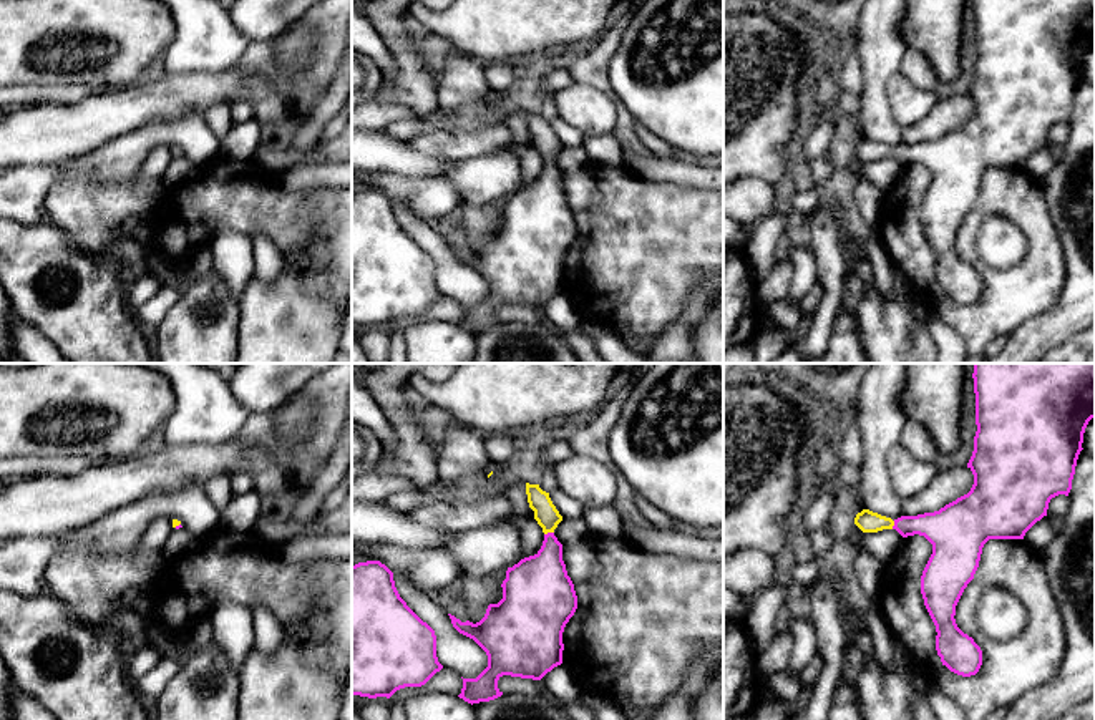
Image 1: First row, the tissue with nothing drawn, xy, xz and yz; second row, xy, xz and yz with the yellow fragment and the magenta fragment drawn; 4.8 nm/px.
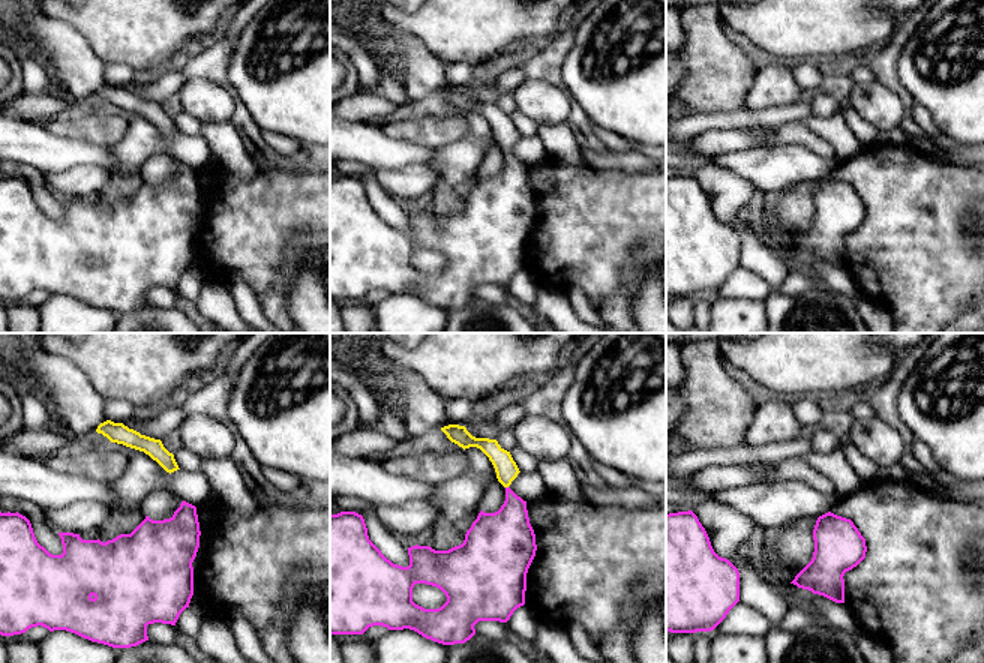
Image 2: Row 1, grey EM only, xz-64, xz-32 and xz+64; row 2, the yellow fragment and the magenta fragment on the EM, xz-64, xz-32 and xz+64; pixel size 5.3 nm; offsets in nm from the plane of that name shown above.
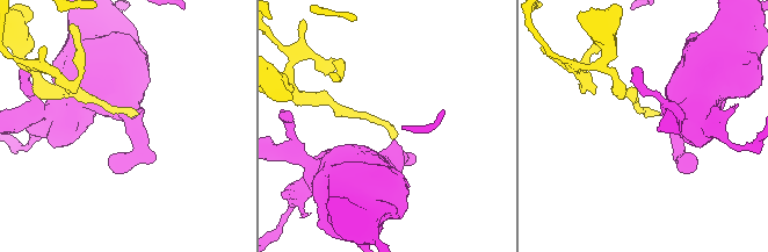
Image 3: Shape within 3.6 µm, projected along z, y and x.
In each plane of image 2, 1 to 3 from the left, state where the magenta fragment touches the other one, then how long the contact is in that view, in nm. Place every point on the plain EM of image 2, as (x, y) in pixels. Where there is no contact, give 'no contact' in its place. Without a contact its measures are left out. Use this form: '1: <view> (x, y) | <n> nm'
1: no contact
2: no contact
3: no contact

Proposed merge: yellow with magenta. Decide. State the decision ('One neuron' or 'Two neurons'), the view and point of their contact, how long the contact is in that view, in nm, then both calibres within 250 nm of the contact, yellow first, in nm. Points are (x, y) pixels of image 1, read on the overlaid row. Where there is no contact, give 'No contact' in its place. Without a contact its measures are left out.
One neuron. Touches yellow at xz (548, 531). Shared border 50 nm. Thickness 120 nm (yellow) against 260 nm

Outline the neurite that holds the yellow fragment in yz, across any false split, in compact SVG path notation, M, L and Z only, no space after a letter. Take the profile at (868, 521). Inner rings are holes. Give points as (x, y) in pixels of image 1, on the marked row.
M974 363L976 425L974 451L967 468L974 474L971 491L939 511L891 519L863 509L854 524L863 533L896 529L903 538L924 536L932 544L932 554L921 576L924 606L936 625L936 650L942 665L951 672L971 677L982 665L982 650L972 637L956 624L956 606L974 579L982 547L989 539L1024 539L1025 533L1044 516L1049 503L1058 494L1068 496L1077 460L1083 443L1083 433L1095 418L1095 363Z

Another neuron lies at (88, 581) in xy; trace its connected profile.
M161 516L144 531L141 542L129 552L111 551L65 551L51 557L45 569L50 596L68 602L76 615L95 625L113 622L111 601L128 589L149 589L166 567L161 547L173 529L173 519Z

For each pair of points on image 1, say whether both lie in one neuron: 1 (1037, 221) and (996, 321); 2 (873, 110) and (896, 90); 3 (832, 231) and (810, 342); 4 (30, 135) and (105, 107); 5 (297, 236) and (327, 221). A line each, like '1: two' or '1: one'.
1: one
2: two
3: one
4: one
5: one

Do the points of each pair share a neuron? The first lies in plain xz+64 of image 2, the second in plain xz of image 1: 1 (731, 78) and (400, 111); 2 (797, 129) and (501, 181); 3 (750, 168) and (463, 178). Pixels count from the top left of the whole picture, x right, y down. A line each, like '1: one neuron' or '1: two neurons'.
1: two neurons
2: two neurons
3: one neuron

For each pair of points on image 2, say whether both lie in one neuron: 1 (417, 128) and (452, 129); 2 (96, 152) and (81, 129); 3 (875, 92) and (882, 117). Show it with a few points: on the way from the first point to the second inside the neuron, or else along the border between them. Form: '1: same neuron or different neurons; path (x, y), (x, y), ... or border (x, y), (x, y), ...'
1: same neuron; path (426, 129), (443, 129)
2: different neurons; border (56, 134), (110, 146)
3: same neuron; path (875, 98), (882, 111)

